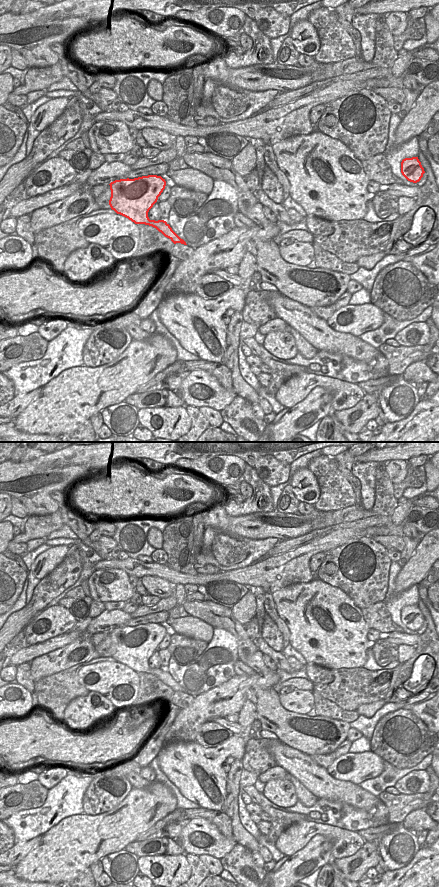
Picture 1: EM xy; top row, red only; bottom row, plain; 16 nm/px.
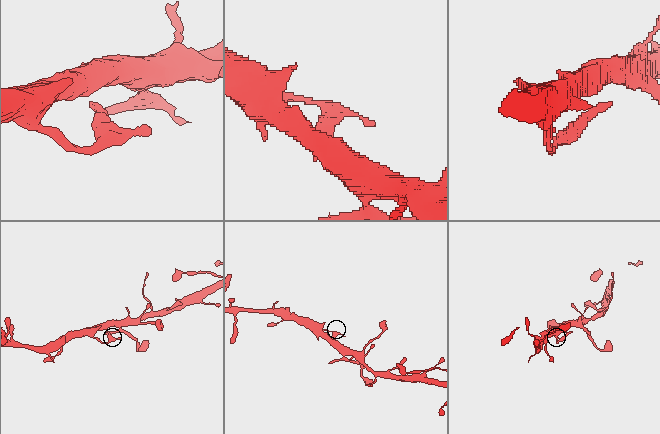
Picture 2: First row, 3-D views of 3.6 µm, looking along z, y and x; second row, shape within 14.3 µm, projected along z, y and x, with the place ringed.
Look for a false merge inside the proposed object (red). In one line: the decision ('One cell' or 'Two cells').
Two cells.

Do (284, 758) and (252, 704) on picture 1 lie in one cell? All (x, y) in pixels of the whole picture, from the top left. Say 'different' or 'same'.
different

